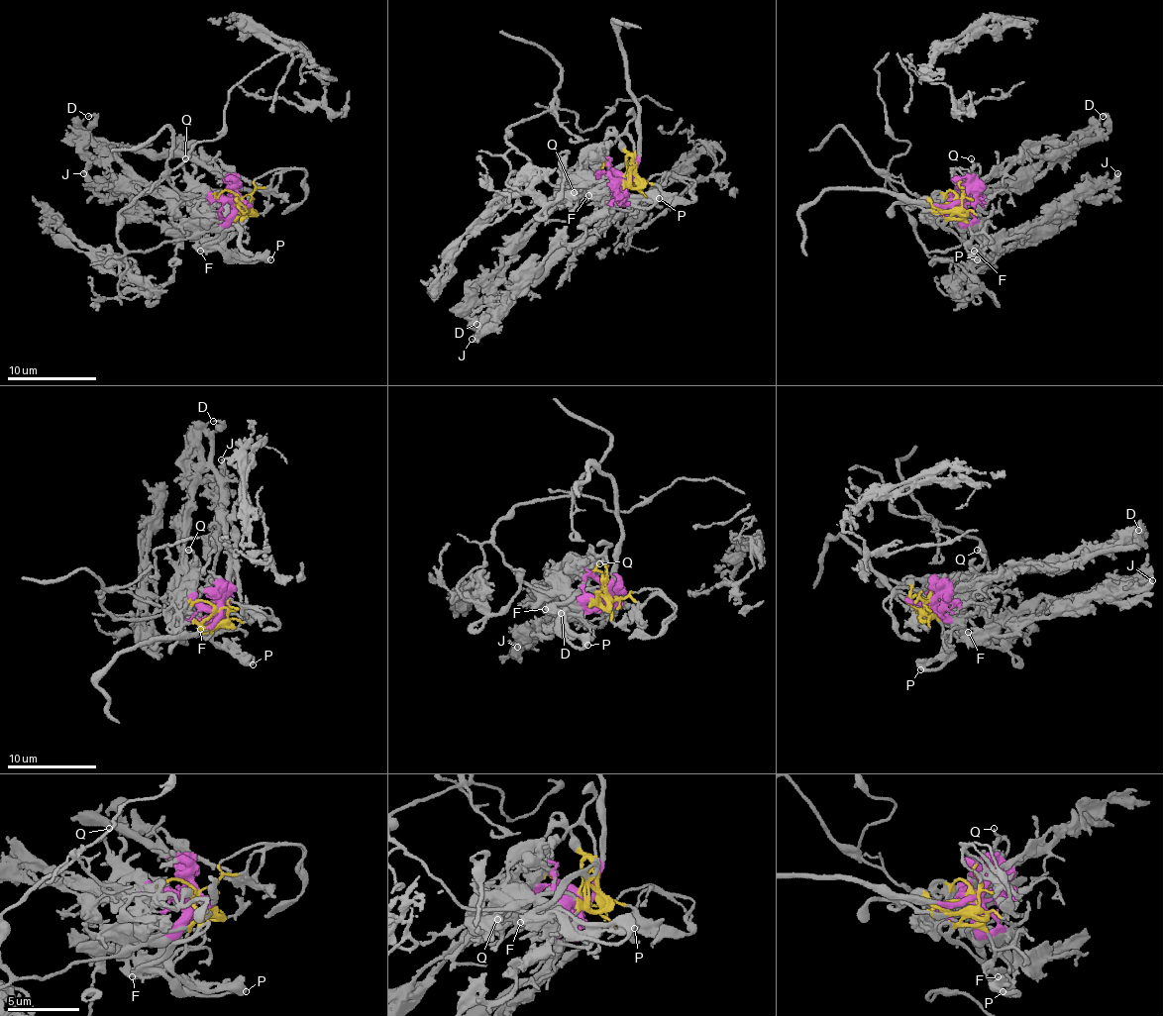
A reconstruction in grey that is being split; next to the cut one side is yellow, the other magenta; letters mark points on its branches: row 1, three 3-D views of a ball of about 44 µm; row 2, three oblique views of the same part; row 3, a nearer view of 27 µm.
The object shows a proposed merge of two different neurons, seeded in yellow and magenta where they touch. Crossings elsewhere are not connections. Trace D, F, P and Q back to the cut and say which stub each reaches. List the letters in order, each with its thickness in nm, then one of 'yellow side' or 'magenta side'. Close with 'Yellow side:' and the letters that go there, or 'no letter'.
D: 150 nm | magenta side
F: 460 nm | yellow side
P: 380 nm | yellow side
Q: 170 nm | magenta side
Yellow side: F, P

